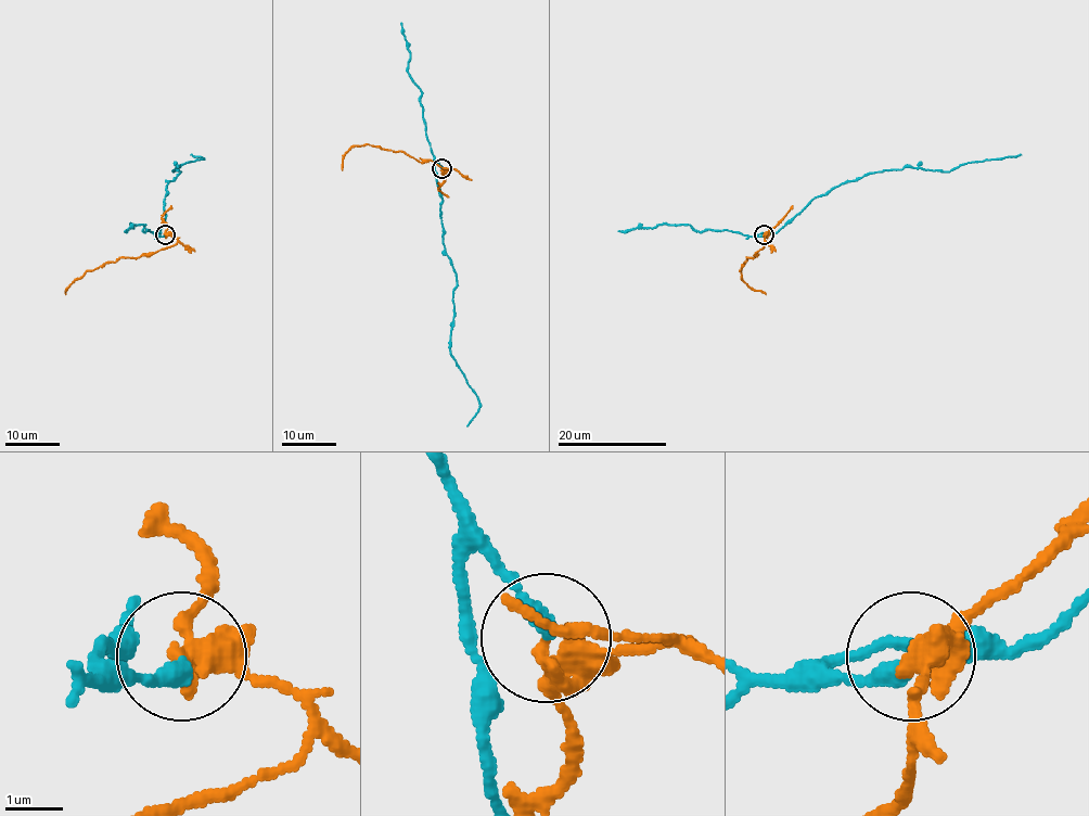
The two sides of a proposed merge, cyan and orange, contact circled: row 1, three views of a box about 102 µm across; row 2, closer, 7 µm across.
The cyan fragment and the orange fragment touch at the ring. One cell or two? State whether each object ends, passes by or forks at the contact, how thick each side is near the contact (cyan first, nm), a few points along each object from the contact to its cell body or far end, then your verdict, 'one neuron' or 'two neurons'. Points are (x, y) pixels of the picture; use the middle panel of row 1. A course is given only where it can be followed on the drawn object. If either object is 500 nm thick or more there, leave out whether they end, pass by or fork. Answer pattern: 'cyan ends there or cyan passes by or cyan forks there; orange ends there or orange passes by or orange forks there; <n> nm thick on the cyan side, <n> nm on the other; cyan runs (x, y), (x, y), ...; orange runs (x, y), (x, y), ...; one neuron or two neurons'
cyan ends there; orange passes by; 320 nm thick on the cyan side, 320 nm on the other; cyan runs (441, 168), (435, 161), (441, 200), (444, 243), (457, 288), (452, 292), (450, 355), (479, 405), (466, 425); orange runs (441, 168), (455, 169), (363, 144), (354, 145), (343, 156), (342, 169); two neurons

